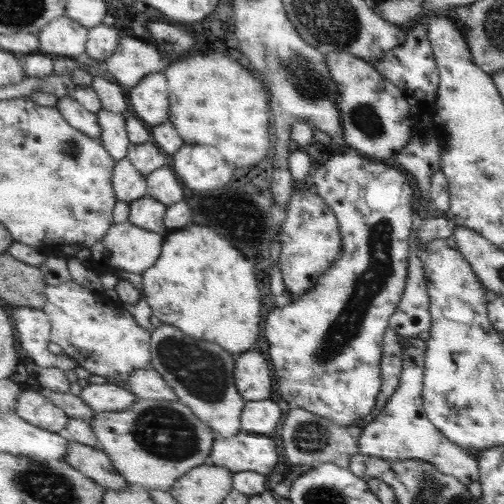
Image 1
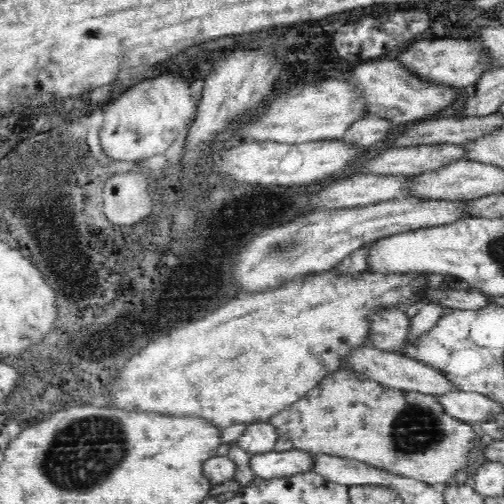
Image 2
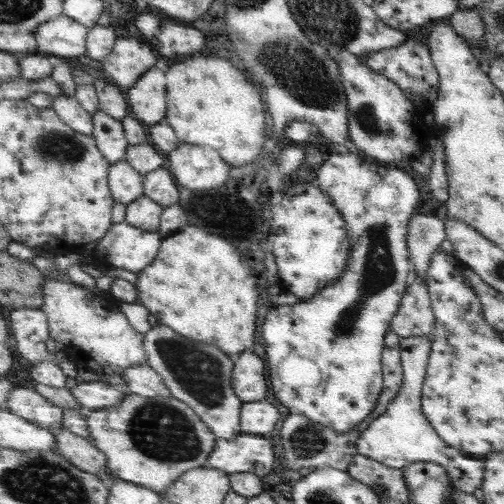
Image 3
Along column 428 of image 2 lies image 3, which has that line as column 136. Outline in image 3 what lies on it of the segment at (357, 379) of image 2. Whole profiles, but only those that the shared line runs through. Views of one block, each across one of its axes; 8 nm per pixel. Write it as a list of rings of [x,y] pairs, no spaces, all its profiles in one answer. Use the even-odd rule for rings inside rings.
[[[125,394],[119,406],[85,414],[91,444],[107,458],[107,470],[115,480],[133,482],[163,494],[181,474],[203,468],[215,446],[215,436],[181,400],[171,396],[143,398]]]

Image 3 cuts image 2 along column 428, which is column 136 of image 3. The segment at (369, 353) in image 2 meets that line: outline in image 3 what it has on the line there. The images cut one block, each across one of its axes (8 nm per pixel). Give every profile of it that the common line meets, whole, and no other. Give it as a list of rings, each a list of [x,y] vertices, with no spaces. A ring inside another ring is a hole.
[[[147,364],[143,366],[131,366],[123,370],[121,380],[127,384],[129,392],[143,396],[143,398],[157,398],[157,396],[171,396],[169,390],[165,388],[161,376],[151,370]]]

